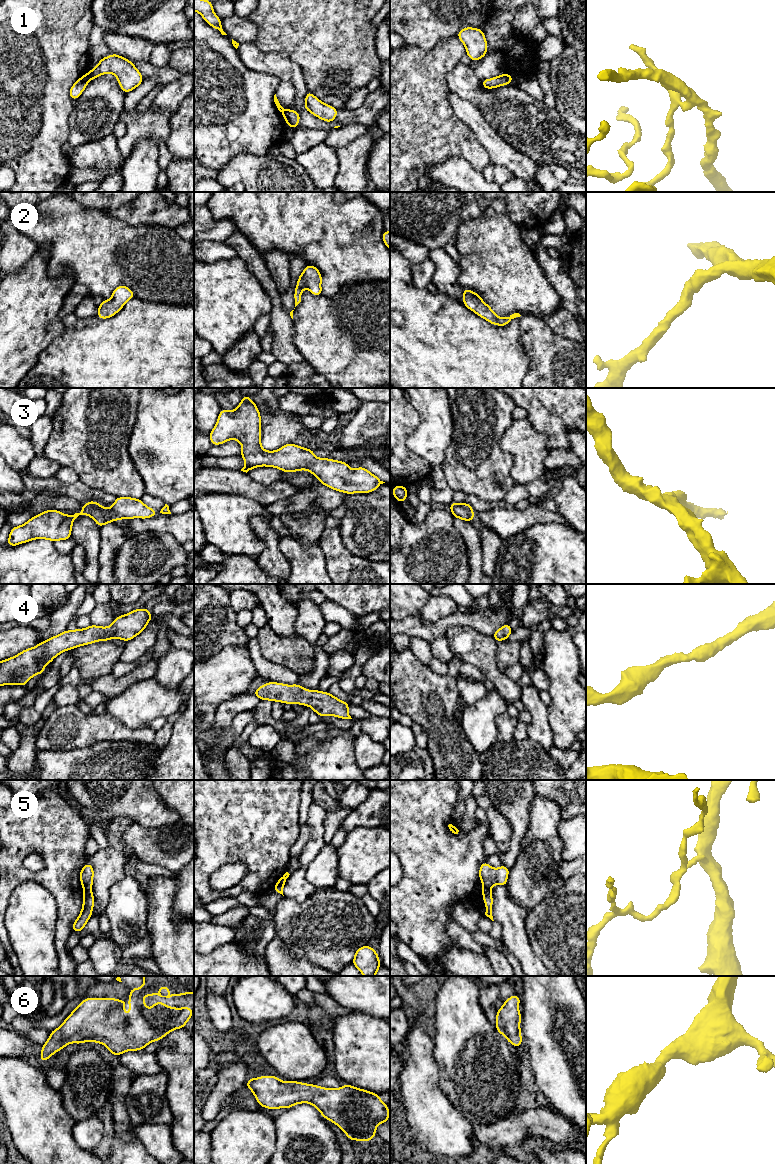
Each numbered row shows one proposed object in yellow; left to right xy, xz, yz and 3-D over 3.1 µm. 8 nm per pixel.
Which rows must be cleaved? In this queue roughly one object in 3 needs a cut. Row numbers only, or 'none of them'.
1, 5

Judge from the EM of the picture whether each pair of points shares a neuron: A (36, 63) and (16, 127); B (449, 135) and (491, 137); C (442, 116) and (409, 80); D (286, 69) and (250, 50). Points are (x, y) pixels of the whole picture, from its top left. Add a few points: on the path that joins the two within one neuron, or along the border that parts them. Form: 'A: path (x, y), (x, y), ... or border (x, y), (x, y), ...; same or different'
A: path (20, 79), (16, 83), (16, 111); same
B: border (459, 119), (470, 128), (477, 141), (489, 155); different
C: path (432, 110), (412, 90); same
D: path (277, 64), (262, 62), (259, 59); same

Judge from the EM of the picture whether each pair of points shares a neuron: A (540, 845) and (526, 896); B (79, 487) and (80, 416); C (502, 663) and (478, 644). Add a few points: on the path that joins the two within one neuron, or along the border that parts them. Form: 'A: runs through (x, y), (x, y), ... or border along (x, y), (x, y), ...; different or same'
A: runs through (539, 858), (537, 867), (528, 883); same
B: border along (79, 479), (88, 486), (100, 490); different
C: border along (497, 642), (496, 665), (503, 673); different

